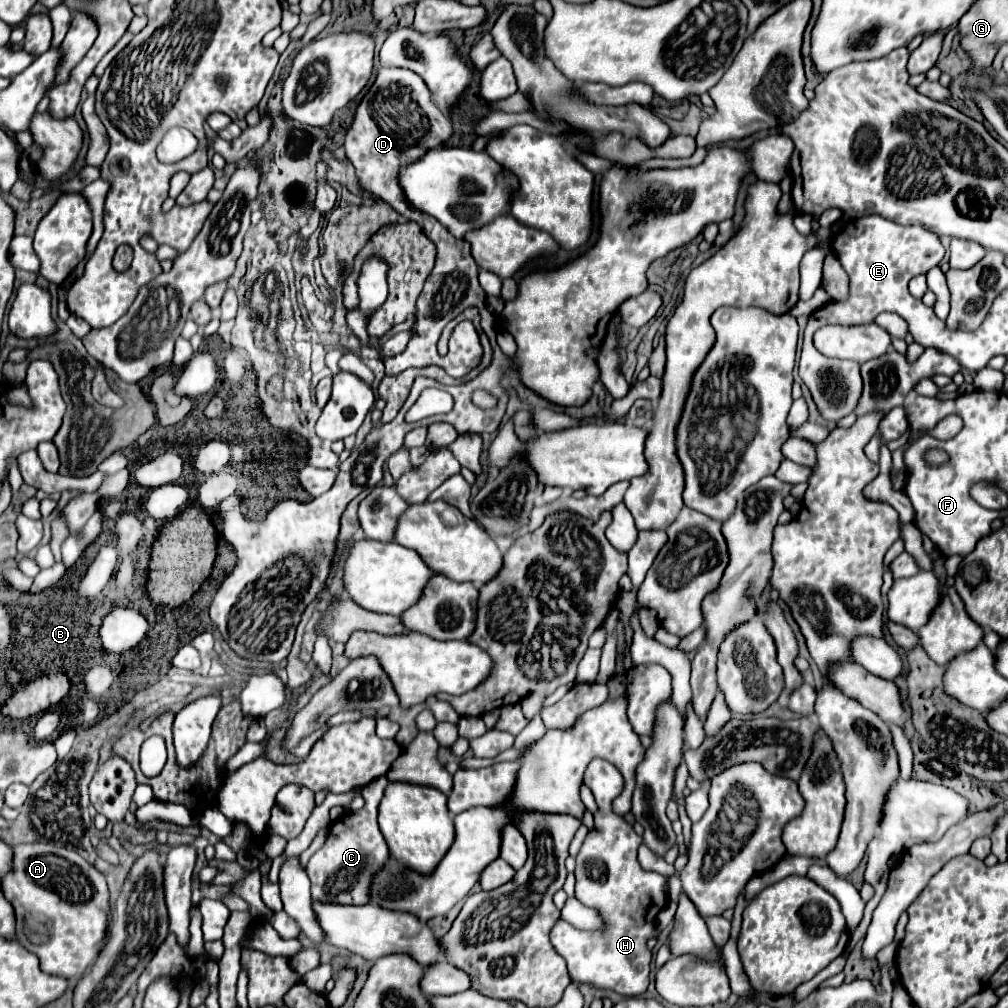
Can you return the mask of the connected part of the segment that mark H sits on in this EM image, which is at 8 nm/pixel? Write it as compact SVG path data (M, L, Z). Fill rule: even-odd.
M594 759L586 773L584 773L584 783L590 787L594 799L596 799L596 805L598 805L598 811L594 813L594 829L588 831L586 835L586 841L580 849L580 853L576 855L576 869L574 869L574 875L576 875L576 899L580 903L584 903L586 907L592 907L596 909L600 915L602 915L602 921L604 921L604 931L582 931L582 929L576 929L572 925L568 925L566 921L558 921L556 927L552 929L552 935L550 935L550 943L556 951L560 951L560 955L564 957L566 961L566 967L568 967L568 975L572 981L578 981L578 983L590 983L594 987L600 987L600 989L612 989L620 995L626 995L626 997L634 997L634 995L642 995L648 987L648 975L650 975L650 961L652 961L652 953L648 951L646 947L646 941L648 939L658 939L660 935L660 929L656 927L656 917L660 913L660 909L664 907L666 903L666 883L668 883L668 877L666 875L658 875L658 873L648 873L644 871L640 865L638 865L638 847L642 845L642 837L634 833L632 825L616 815L612 811L612 801L620 795L622 787L624 787L624 781L622 781L622 775L616 771L616 767L612 767L608 761L604 759ZM592 861L598 861L604 865L604 873L600 875L600 879L594 879L590 875L590 863Z

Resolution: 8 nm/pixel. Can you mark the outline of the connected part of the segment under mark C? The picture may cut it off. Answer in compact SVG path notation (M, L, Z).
M378 777L364 787L366 805L356 813L346 813L332 823L330 833L322 849L310 857L306 871L312 881L312 899L330 901L340 905L364 905L368 903L368 889L372 875L388 859L388 845L378 827L378 805L388 785L386 777Z

